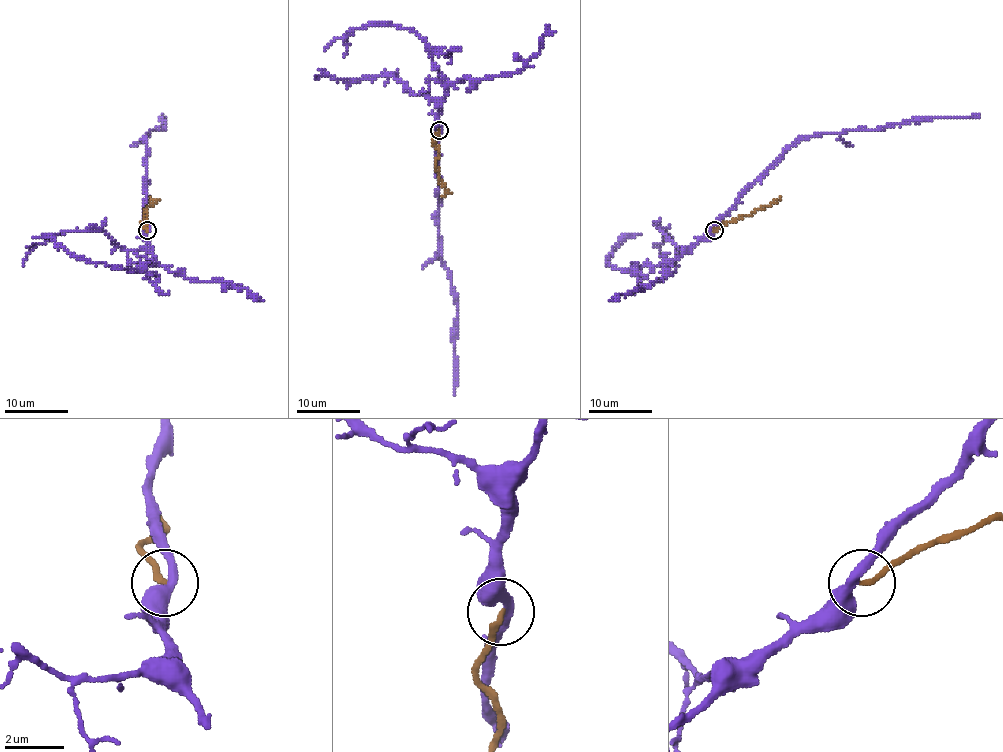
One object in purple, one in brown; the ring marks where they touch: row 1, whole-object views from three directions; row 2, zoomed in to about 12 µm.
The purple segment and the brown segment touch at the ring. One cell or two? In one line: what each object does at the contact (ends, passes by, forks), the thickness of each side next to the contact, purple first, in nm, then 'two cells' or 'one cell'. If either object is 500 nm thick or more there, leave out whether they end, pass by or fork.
purple passes by; brown ends there; 360 nm thick on the purple side, 180 nm on the other; two cells

